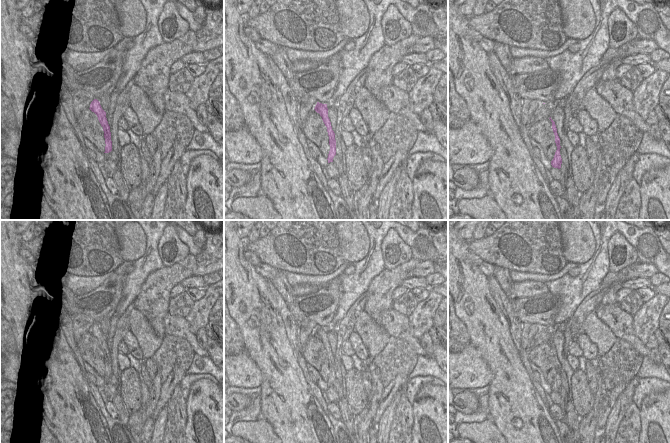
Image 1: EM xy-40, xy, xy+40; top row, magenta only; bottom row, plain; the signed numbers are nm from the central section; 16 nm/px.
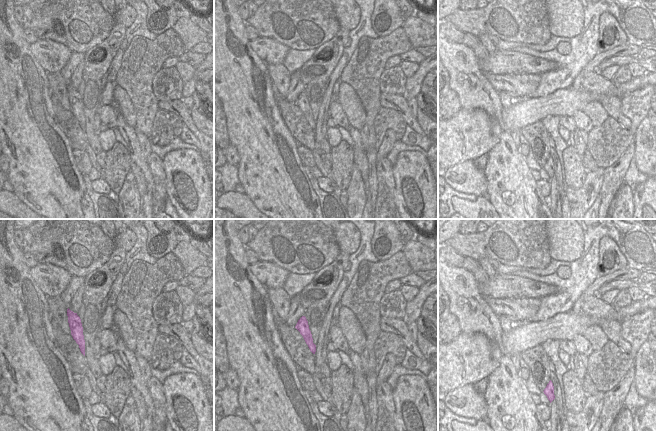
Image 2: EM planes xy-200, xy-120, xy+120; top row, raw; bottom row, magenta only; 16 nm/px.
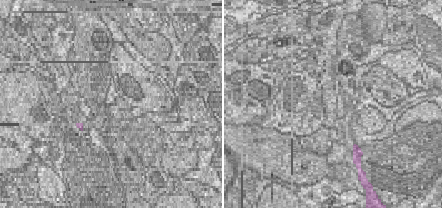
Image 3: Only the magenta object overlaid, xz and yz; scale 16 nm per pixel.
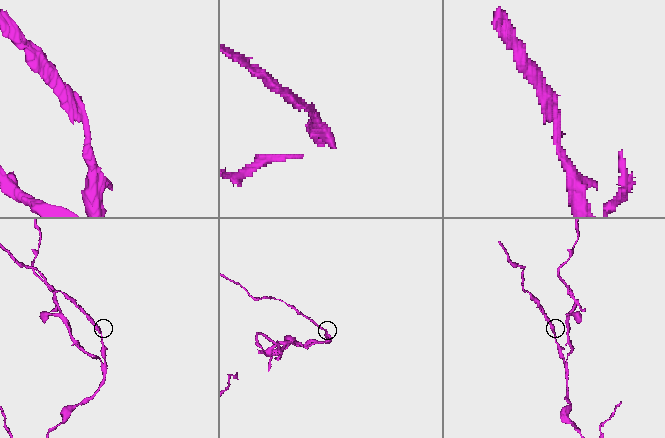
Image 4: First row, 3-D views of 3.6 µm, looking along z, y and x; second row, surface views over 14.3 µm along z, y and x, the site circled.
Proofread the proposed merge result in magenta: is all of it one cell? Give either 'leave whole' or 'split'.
split

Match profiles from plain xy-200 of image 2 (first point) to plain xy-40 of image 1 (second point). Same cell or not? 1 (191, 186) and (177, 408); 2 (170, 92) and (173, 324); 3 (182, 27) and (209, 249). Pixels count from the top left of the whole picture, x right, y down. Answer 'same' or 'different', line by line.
1: different
2: different
3: same

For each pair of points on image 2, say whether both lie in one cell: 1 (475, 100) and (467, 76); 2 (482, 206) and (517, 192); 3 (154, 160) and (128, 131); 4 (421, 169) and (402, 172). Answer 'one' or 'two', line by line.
1: one
2: two
3: two
4: one

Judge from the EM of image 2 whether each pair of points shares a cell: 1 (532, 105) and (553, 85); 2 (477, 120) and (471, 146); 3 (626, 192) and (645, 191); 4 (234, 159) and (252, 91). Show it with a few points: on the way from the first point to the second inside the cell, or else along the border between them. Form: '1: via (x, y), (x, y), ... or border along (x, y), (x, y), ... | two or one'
1: border along (563, 88), (545, 96), (530, 97), (522, 101) | two
2: via (474, 126), (471, 129), (471, 140) | one
3: border along (631, 190), (634, 208) | two
4: border along (230, 143), (236, 149), (239, 156), (237, 165) | two

